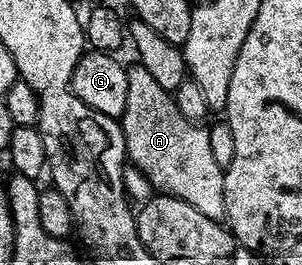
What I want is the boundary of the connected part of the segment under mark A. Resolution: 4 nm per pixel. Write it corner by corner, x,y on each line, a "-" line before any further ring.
140,66
128,69
127,106
121,115
127,160
151,182
158,193
191,202
195,210
212,220
225,220
222,161
217,161
213,144
200,123
183,118
176,99
147,70

